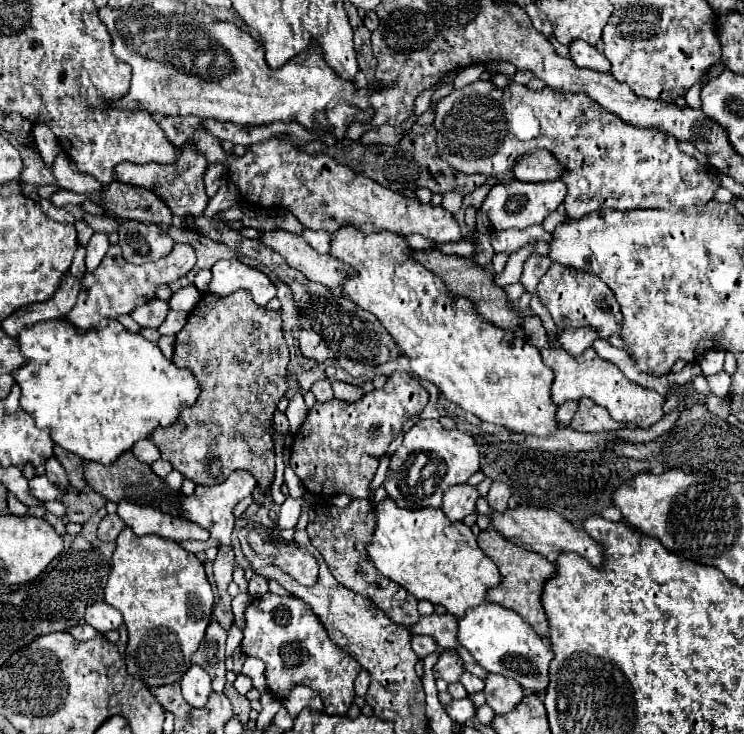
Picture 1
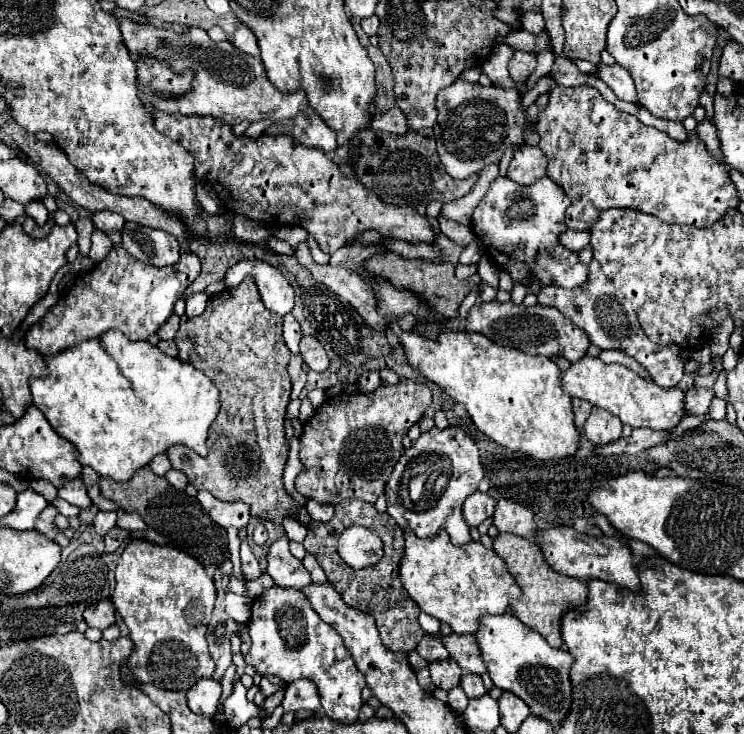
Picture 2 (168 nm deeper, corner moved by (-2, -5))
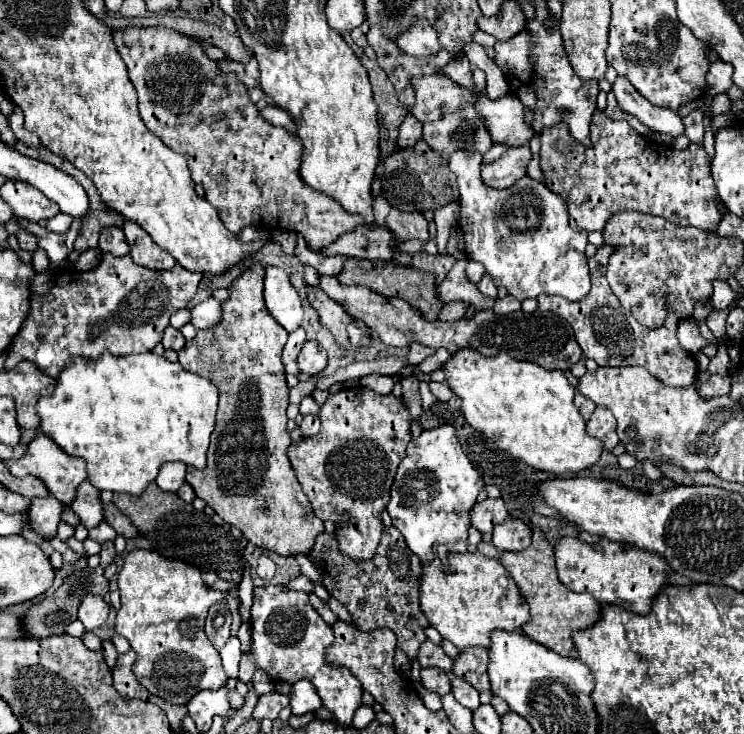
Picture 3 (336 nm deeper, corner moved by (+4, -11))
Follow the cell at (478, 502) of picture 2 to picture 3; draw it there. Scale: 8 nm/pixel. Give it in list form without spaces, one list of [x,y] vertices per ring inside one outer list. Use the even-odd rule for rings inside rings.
[[[486,499],[482,503],[476,503],[470,511],[472,523],[478,531],[482,533],[492,533],[494,525],[506,521],[506,517],[510,517],[506,505],[502,499]]]

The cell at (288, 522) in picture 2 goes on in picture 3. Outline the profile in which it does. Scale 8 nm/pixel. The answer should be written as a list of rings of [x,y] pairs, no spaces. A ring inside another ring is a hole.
[[[296,555],[295,558],[300,565],[301,573],[303,575],[305,575],[310,581],[322,584],[321,574],[307,557],[303,555]]]

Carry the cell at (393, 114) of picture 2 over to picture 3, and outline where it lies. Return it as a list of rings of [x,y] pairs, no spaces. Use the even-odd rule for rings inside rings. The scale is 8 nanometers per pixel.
[[[412,113],[406,115],[402,127],[400,127],[400,137],[398,137],[398,145],[402,149],[406,147],[414,147],[416,141],[422,139],[422,123],[418,119],[414,119]]]

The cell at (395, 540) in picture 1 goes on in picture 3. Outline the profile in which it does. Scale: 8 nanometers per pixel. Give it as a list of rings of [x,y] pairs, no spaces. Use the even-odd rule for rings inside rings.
[[[454,553],[448,565],[436,557],[430,565],[422,565],[420,583],[420,605],[426,619],[460,651],[466,647],[490,649],[492,631],[520,631],[530,621],[528,603],[506,567],[482,553]]]

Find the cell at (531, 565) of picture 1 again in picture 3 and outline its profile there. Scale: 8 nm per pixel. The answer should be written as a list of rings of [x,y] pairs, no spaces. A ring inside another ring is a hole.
[[[531,525],[531,528],[533,534],[530,547],[524,551],[518,551],[518,553],[502,553],[500,561],[504,563],[504,567],[516,581],[526,603],[530,605],[532,621],[528,625],[524,625],[522,631],[530,639],[538,641],[540,645],[556,651],[558,655],[570,655],[570,653],[576,653],[572,633],[592,627],[602,615],[602,605],[598,601],[594,601],[592,595],[572,593],[570,589],[566,589],[560,583],[556,565],[554,565],[554,547],[548,543],[548,539],[544,537],[540,527]]]

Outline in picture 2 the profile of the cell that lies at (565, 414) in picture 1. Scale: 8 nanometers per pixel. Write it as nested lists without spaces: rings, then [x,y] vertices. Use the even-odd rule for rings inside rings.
[[[572,399],[572,411],[574,411],[574,425],[578,431],[582,431],[584,427],[584,421],[588,419],[590,415],[590,409],[592,405],[588,401],[582,401],[582,399]]]

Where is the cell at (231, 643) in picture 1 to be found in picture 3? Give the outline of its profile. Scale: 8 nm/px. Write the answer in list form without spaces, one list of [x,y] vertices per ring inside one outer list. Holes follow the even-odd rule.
[[[310,681],[294,683],[288,697],[290,697],[290,707],[294,715],[304,715],[308,711],[318,711],[322,707],[322,701]]]

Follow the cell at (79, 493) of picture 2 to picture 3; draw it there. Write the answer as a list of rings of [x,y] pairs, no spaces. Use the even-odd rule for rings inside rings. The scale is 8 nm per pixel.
[[[84,481],[78,487],[78,497],[72,501],[74,513],[82,519],[82,525],[88,529],[94,529],[104,521],[104,505],[100,497],[102,493],[90,481]]]

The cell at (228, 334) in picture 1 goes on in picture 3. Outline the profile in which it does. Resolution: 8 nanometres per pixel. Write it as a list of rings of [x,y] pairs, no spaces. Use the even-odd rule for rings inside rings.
[[[250,265],[234,281],[230,299],[222,303],[222,323],[198,331],[178,353],[180,365],[186,367],[186,371],[210,379],[220,391],[208,465],[202,471],[188,467],[186,481],[196,491],[196,497],[214,507],[214,511],[228,525],[236,527],[244,539],[282,557],[296,557],[312,551],[324,525],[310,511],[310,501],[286,455],[292,443],[286,429],[288,385],[282,365],[282,349],[288,331],[278,327],[266,311],[262,279],[264,265]]]

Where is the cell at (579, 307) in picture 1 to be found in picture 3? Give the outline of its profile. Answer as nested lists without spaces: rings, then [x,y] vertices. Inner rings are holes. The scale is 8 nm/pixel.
[[[604,245],[596,251],[594,257],[588,259],[592,289],[582,301],[566,301],[566,299],[560,299],[554,295],[540,295],[538,297],[540,309],[562,315],[562,319],[566,319],[570,323],[570,327],[574,329],[576,341],[580,343],[584,357],[594,359],[600,367],[640,365],[670,387],[690,387],[698,373],[698,361],[694,361],[694,357],[686,349],[682,349],[682,345],[676,339],[676,329],[678,329],[680,317],[676,313],[670,313],[670,315],[666,315],[666,323],[662,327],[658,327],[658,329],[642,327],[630,315],[630,311],[626,311],[620,305],[618,297],[610,291],[610,285],[606,281],[606,267],[608,267],[610,253],[614,253],[614,247]]]

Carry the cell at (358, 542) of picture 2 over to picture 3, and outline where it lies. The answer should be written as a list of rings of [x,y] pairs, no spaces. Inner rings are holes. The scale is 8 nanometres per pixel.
[[[348,387],[342,389],[326,399],[318,413],[322,421],[322,429],[318,435],[302,437],[294,441],[288,447],[288,459],[292,463],[292,469],[296,471],[296,477],[312,503],[314,515],[322,521],[332,521],[336,525],[336,539],[340,545],[340,551],[344,555],[350,555],[352,559],[372,559],[382,535],[382,511],[386,509],[386,503],[390,501],[390,487],[394,483],[394,475],[398,469],[398,463],[402,457],[406,457],[406,447],[412,439],[410,435],[410,413],[404,407],[402,399],[396,399],[390,395],[378,395],[366,387]],[[340,515],[348,515],[348,521],[338,527]]]

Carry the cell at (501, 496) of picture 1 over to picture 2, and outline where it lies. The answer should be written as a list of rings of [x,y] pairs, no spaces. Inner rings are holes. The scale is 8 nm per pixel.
[[[500,499],[496,503],[494,525],[498,527],[498,531],[508,531],[508,533],[528,537],[528,539],[536,533],[532,509],[518,505],[518,503],[512,503],[508,499]]]

